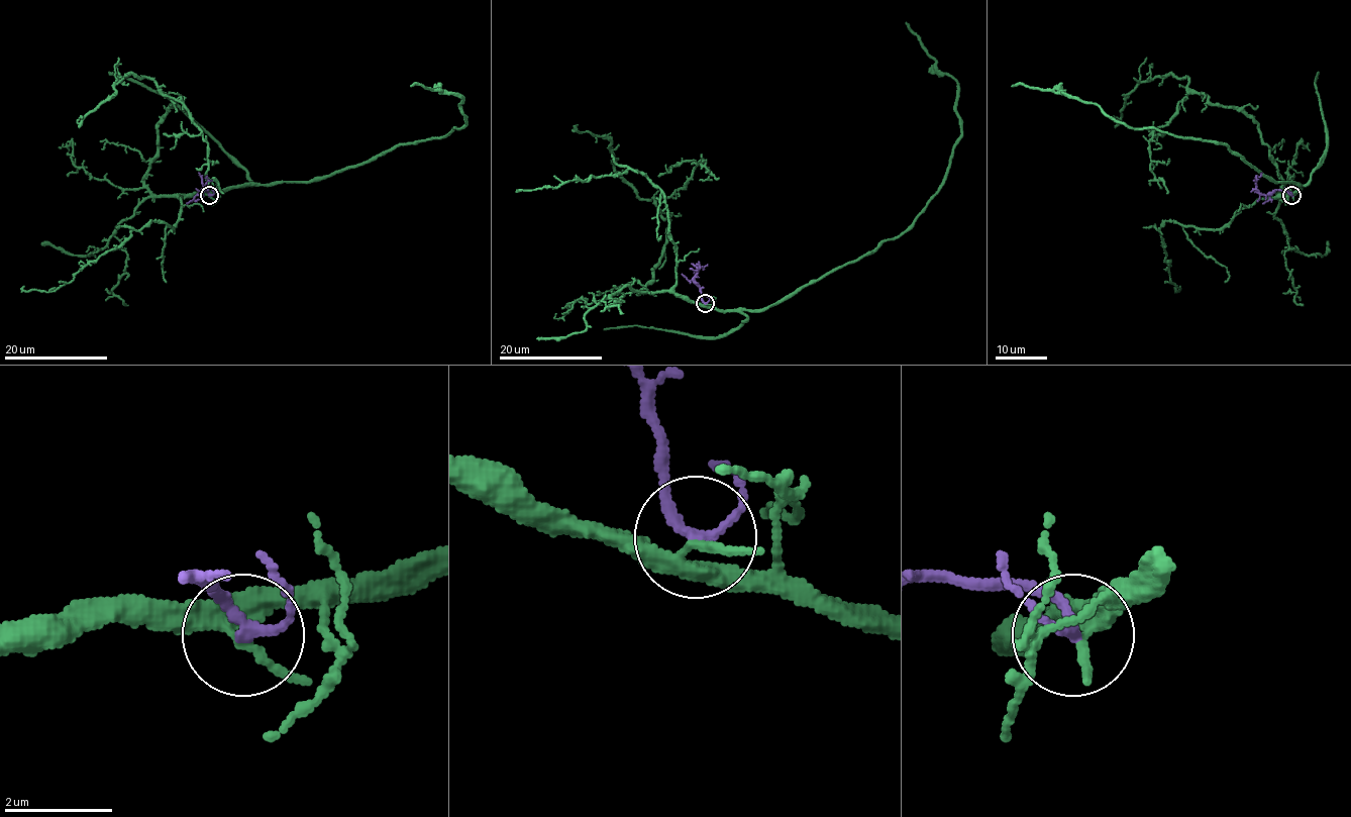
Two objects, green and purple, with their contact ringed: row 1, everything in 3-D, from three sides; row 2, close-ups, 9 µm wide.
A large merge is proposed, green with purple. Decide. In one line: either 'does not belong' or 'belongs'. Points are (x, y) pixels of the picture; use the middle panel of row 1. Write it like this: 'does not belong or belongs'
does not belong

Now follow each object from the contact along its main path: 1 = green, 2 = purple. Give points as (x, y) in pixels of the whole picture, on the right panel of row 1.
1: (1292, 196), (1300, 185), (1269, 180), (1226, 144), (1134, 127), (1116, 122), (1097, 104), (1056, 91), (1011, 86)
2: (1291, 195), (1289, 191), (1276, 190), (1263, 195), (1255, 185), (1262, 173)

